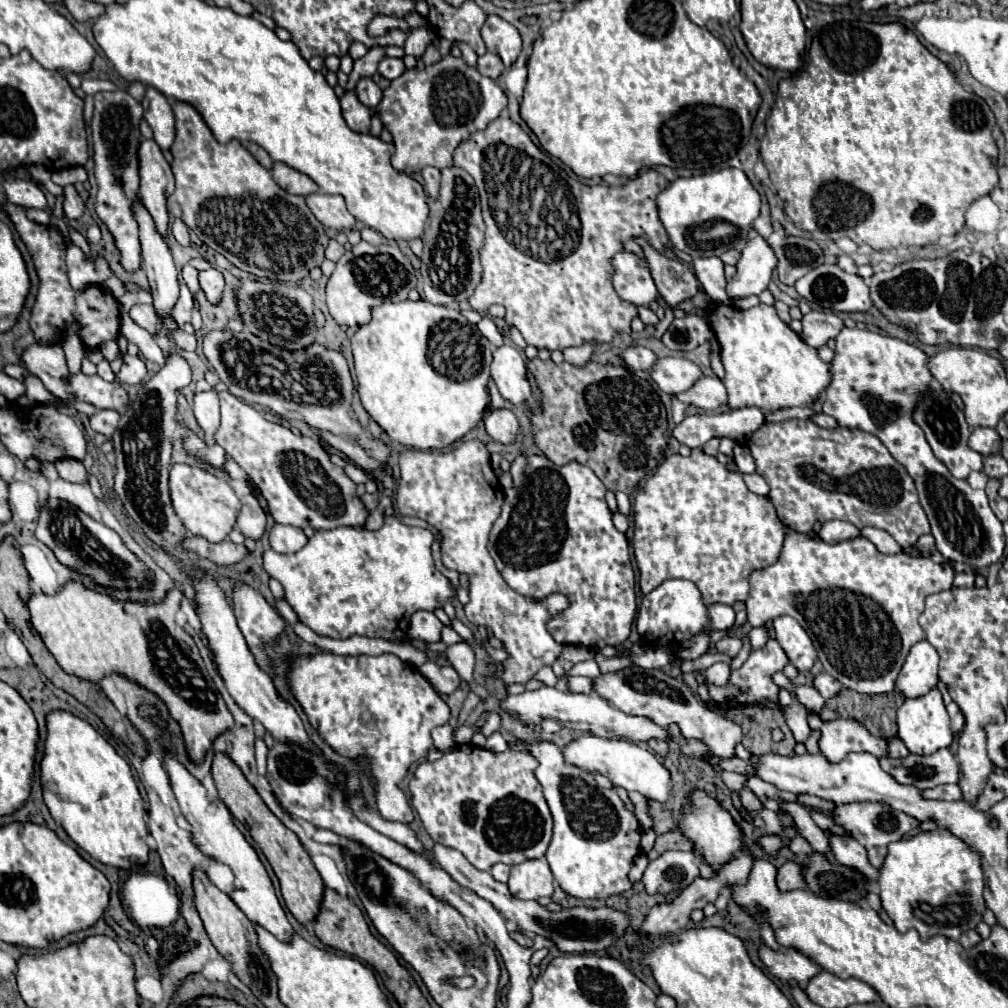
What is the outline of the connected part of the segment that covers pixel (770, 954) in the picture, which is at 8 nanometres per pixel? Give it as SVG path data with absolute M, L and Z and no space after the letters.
M760 940L756 946L756 952L762 964L770 970L770 974L776 976L784 986L788 986L788 982L794 980L800 986L800 990L804 990L804 984L808 984L808 980L812 980L816 972L822 972L820 964L816 964L814 960L808 960L808 956L804 956L802 952L796 952L796 948L780 946L778 950L774 950Z

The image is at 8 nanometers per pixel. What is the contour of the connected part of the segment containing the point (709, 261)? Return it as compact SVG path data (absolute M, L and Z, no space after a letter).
M716 256L710 258L696 258L694 260L694 272L698 282L704 286L706 294L714 302L730 304L726 294L726 280L724 280L724 262Z

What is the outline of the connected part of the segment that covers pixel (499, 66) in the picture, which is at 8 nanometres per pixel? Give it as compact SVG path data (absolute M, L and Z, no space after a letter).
M486 52L484 56L478 58L478 70L484 76L490 76L490 78L498 80L498 76L504 72L504 62L500 60L500 56L496 56L492 52Z

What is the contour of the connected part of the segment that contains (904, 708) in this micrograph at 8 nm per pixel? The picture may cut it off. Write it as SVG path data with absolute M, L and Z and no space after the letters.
M932 688L928 694L920 698L906 700L898 708L898 738L906 744L906 748L912 754L920 754L920 756L930 756L932 752L940 748L948 748L952 744L954 736L950 730L950 718L948 718L948 712L944 708L938 688Z

